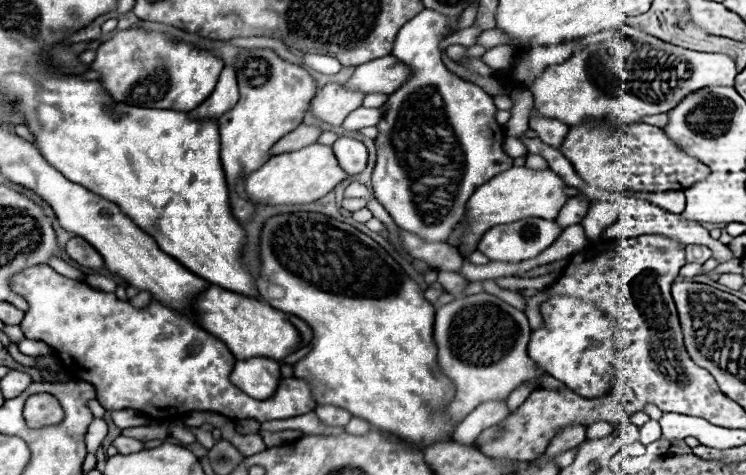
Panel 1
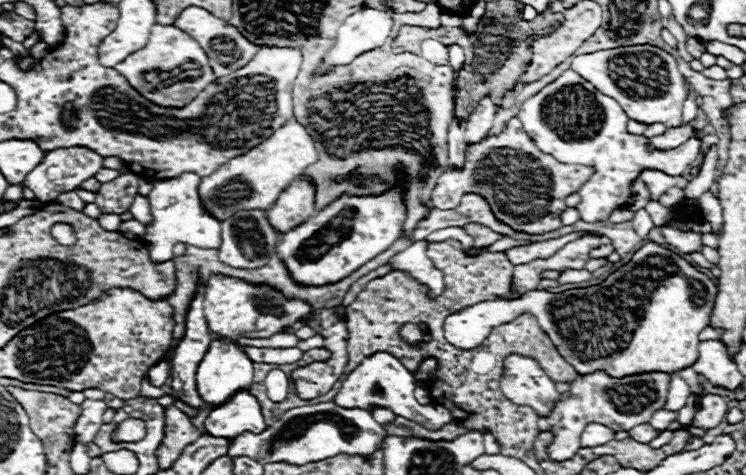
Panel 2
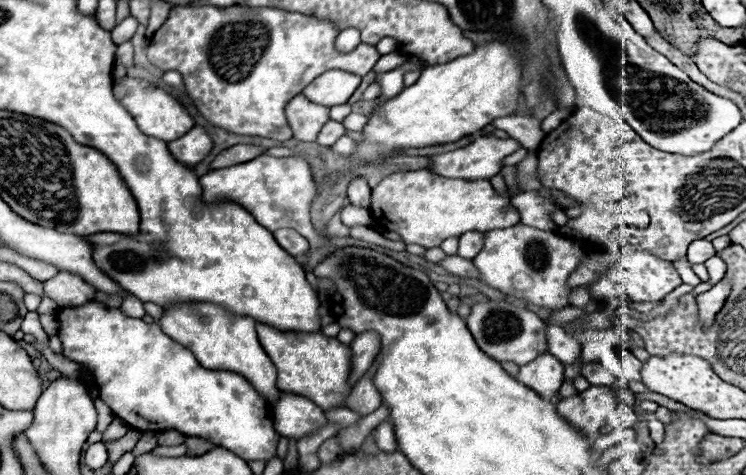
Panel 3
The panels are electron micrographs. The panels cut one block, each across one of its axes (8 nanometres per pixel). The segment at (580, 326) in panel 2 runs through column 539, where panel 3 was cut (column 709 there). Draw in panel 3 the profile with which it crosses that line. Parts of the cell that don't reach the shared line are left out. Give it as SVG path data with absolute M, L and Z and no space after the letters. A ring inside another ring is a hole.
M718 282L716 286L712 286L708 292L696 296L696 302L698 302L698 312L700 312L700 318L704 322L712 322L712 318L718 314L720 306L724 304L728 296L728 282Z

